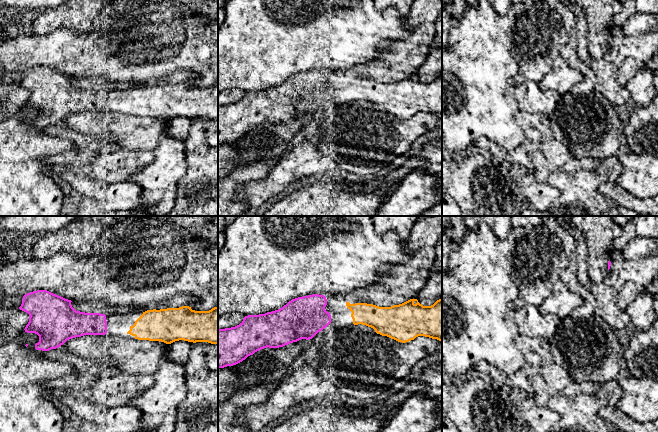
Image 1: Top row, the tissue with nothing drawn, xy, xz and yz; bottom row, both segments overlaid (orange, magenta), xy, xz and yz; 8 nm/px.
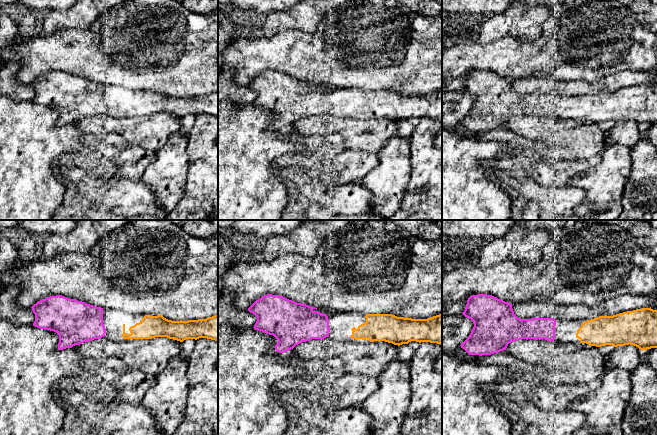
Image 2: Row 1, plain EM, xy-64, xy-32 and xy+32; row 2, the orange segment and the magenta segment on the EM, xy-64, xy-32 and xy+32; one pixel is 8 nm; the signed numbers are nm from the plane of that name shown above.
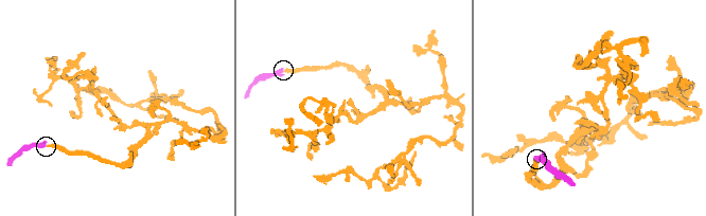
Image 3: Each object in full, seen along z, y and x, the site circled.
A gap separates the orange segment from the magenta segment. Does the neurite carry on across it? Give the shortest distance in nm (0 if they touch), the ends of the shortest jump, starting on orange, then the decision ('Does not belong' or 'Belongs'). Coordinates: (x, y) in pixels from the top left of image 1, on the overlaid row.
Distance 150 nm. Across: xz (346, 305), (329, 313). Belongs

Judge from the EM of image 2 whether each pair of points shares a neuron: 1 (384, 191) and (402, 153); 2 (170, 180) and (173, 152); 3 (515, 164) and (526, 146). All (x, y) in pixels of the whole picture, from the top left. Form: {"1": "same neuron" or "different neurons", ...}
{"1": "same neuron", "2": "same neuron", "3": "same neuron"}

